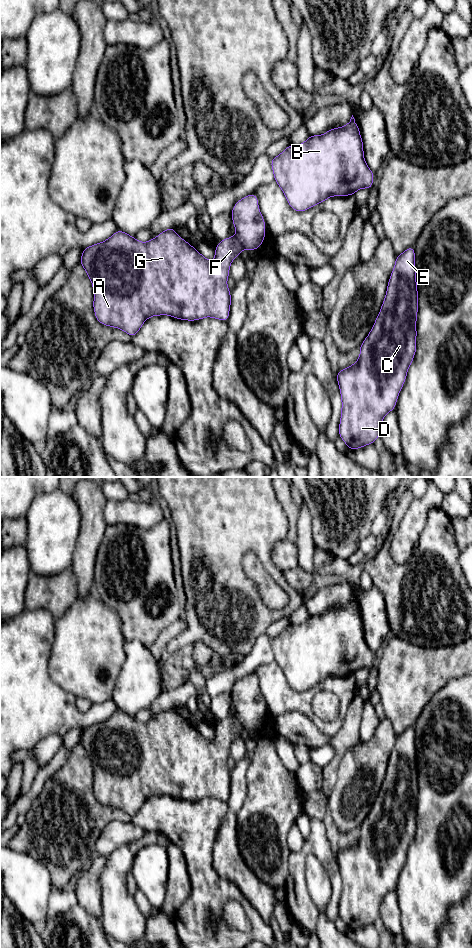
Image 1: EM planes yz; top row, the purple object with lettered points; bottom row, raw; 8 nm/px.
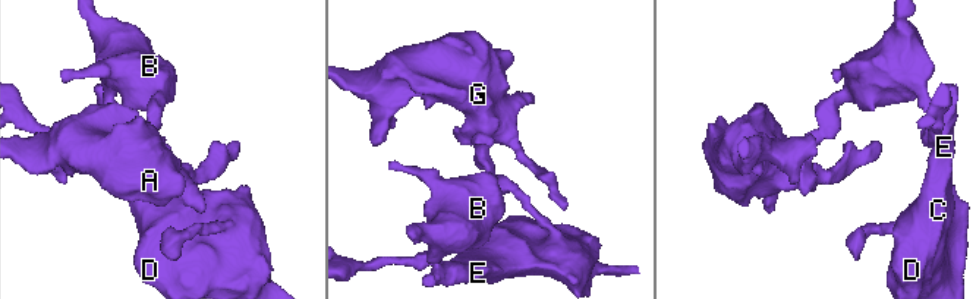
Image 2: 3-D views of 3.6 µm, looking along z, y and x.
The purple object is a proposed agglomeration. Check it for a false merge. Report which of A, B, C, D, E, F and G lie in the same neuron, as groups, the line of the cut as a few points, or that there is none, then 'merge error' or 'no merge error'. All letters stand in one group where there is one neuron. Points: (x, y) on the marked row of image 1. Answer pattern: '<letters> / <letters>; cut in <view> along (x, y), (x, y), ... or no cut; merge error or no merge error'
A F G / B C D E; cut in yz along (235, 236), (244, 248); merge error

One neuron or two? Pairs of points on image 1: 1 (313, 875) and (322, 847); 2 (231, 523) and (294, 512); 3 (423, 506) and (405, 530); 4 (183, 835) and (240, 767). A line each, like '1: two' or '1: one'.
1: two
2: two
3: one
4: two

